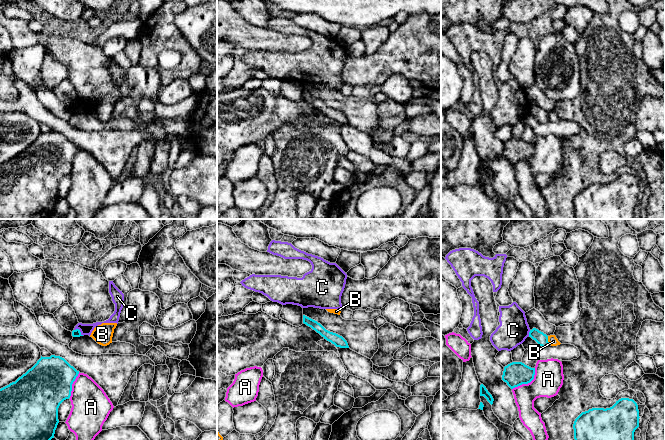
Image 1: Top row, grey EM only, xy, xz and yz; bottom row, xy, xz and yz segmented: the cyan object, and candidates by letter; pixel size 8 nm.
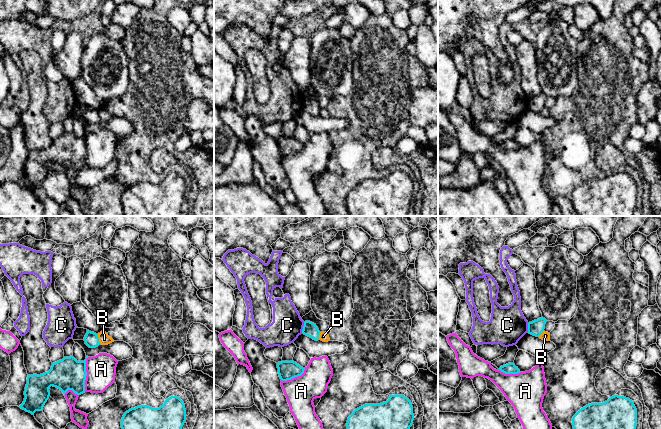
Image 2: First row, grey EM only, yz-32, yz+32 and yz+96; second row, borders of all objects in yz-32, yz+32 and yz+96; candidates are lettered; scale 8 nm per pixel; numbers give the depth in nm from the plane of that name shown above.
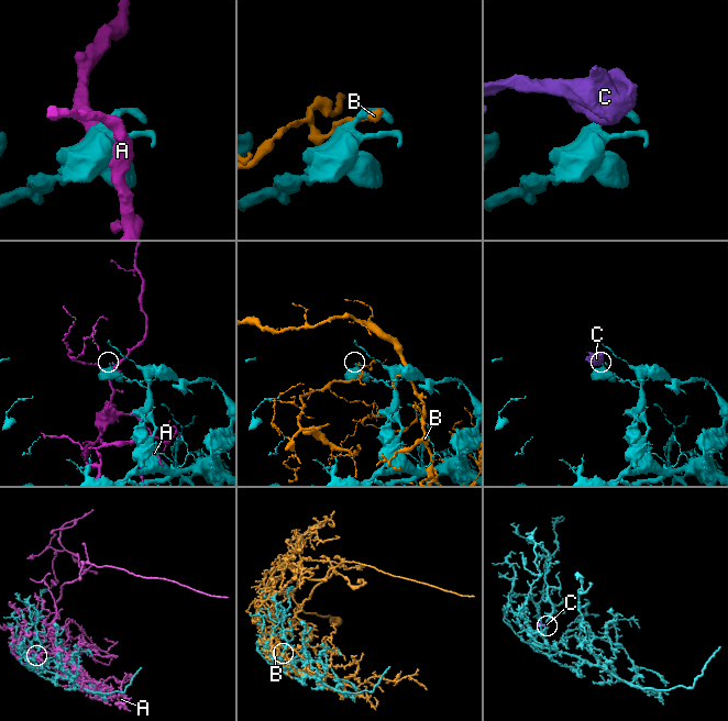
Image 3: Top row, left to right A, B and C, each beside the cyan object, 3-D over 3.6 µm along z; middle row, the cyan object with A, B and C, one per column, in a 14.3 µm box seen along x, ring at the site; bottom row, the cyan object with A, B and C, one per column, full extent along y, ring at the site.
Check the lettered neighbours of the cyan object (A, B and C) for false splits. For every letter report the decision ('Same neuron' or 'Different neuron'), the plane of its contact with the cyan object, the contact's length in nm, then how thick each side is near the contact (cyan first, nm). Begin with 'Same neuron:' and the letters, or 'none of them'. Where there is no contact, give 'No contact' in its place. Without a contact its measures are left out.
Same neuron: none of them
A: Different neuron. Touches cyan in yz. Shared border 260 nm. Thickness 190 nm (cyan) against 240 nm
B: Different neuron. Touches cyan in yz. Shared border 70 nm. Thickness 100 nm (cyan) against 80 nm
C: Different neuron. Touches cyan in xy. Shared border 90 nm. Thickness 60 nm (cyan) against 100 nm

